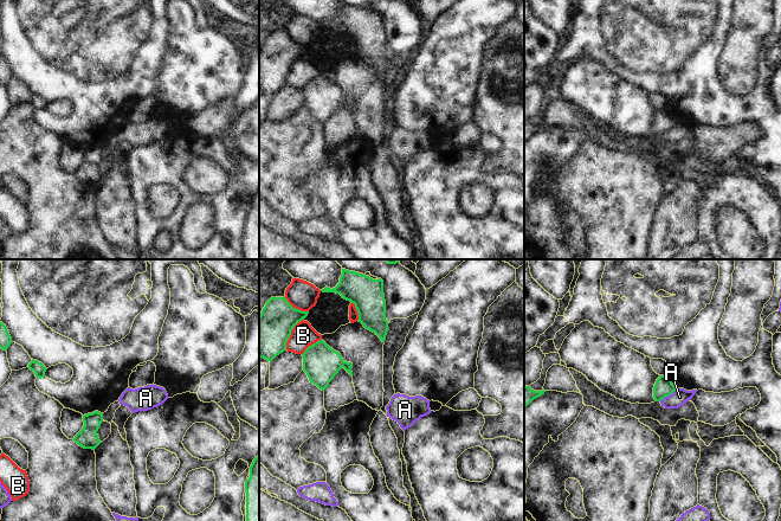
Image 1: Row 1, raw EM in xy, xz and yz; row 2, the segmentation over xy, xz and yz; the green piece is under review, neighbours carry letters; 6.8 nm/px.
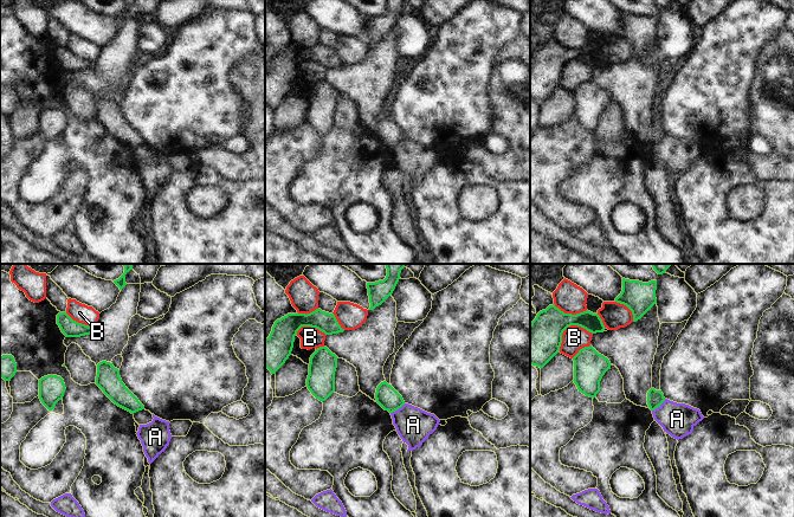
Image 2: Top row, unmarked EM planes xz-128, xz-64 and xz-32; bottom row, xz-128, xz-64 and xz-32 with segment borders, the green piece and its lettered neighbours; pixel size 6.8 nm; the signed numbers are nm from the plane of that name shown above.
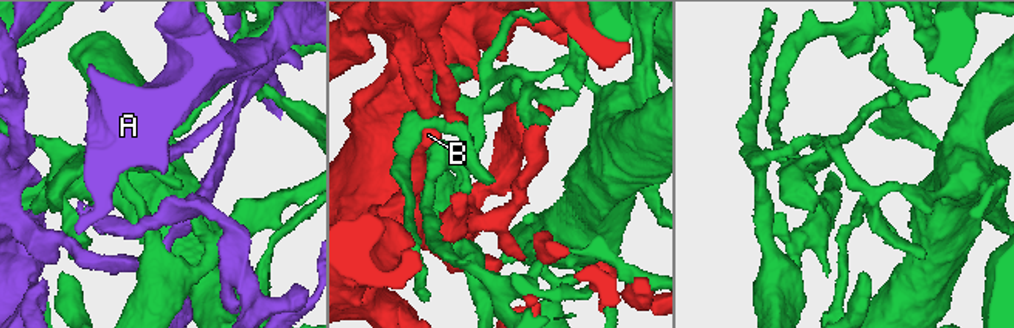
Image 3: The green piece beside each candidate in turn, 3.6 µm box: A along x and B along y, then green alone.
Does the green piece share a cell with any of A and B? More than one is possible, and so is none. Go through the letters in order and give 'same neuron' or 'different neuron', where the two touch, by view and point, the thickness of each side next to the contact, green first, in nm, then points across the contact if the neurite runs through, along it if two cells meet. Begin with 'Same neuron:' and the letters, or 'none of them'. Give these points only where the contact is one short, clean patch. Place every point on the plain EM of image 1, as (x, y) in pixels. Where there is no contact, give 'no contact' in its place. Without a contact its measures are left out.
Same neuron: none of them
A: different neuron | yz (667, 130) | 130/110 nm
B: different neuron | xz (290, 69) | 280/160 nm

